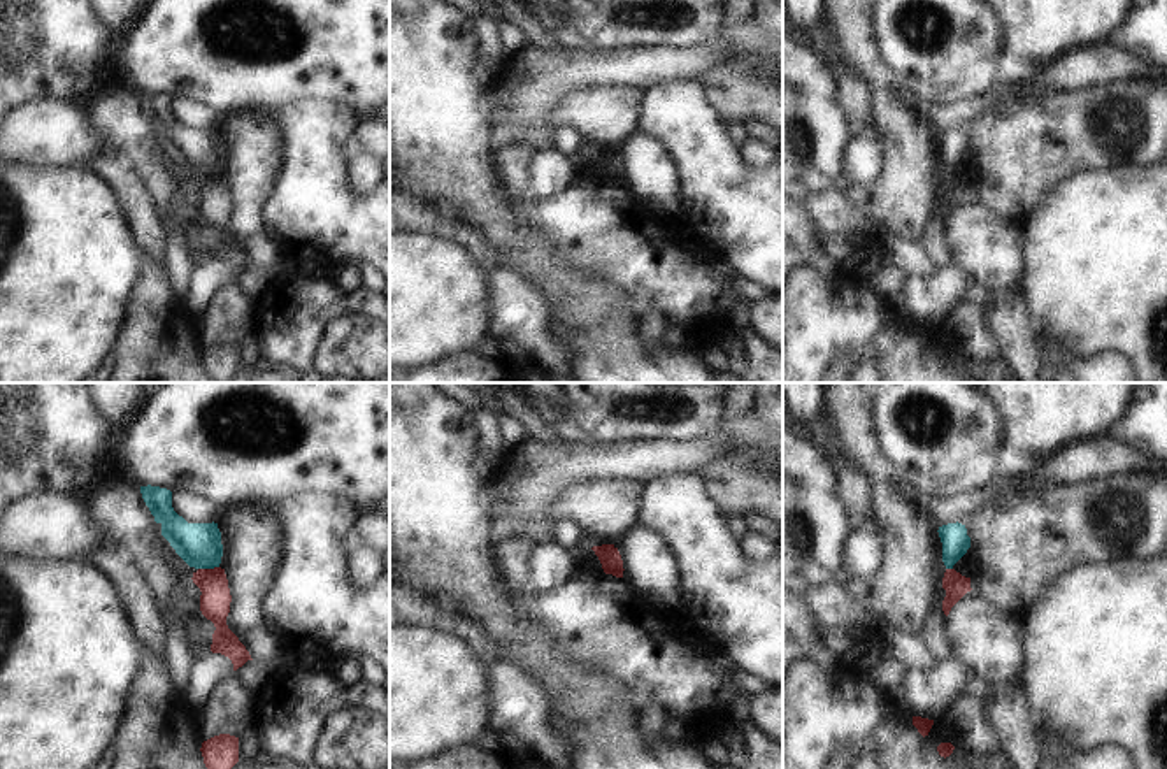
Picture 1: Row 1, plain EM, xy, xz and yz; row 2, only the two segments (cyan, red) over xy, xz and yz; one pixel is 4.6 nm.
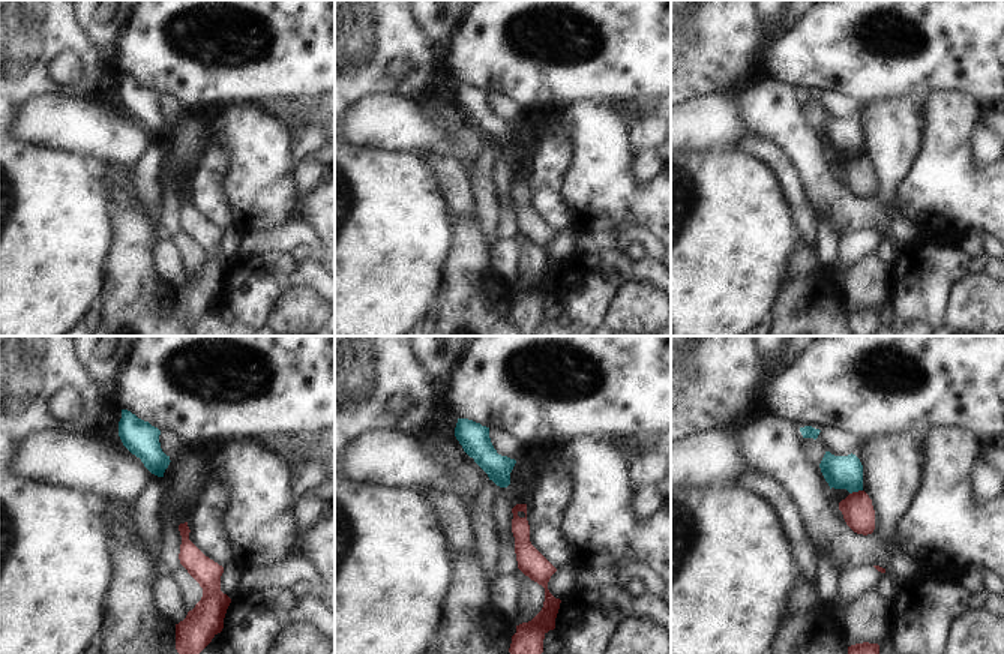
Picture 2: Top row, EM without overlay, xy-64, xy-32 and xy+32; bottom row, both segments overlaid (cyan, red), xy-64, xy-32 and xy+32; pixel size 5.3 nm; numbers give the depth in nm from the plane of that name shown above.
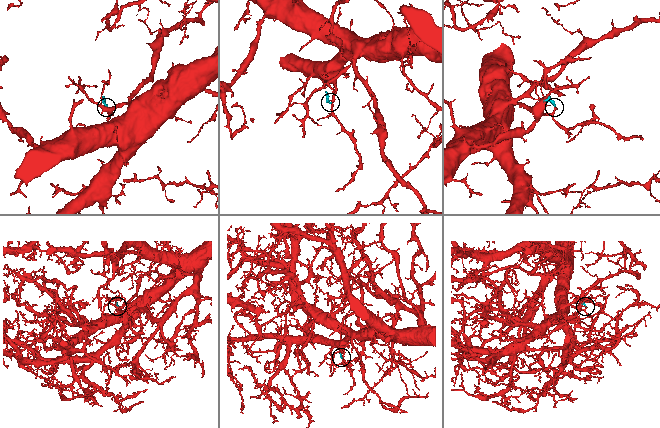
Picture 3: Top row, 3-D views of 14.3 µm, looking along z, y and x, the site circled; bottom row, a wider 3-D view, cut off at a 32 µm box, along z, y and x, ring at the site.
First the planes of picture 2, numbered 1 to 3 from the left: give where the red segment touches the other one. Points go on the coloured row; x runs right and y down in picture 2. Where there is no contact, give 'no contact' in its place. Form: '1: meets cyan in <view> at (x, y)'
1: no contact
2: no contact
3: meets cyan in xy+32 at (856, 491)

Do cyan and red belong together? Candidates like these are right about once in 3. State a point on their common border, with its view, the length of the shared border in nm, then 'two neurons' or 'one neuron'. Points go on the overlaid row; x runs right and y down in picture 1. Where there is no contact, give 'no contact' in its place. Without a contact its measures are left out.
contact xy (207, 567); length 100 nm; two neurons

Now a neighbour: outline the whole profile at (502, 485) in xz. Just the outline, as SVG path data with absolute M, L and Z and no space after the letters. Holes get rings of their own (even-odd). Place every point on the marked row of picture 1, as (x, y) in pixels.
M505 462L504 472L495 479L491 486L488 486L490 504L495 504L497 500L507 497L516 481L518 481L518 474L514 467L511 465L511 462Z

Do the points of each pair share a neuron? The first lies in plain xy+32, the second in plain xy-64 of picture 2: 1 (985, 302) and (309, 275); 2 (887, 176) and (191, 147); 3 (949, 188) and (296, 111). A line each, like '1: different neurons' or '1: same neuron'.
1: different neurons
2: different neurons
3: different neurons

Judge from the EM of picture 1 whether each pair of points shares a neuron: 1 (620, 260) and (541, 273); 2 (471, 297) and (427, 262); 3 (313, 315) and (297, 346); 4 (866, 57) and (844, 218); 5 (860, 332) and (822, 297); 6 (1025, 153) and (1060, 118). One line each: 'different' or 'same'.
1: different
2: same
3: same
4: different
5: same
6: same

